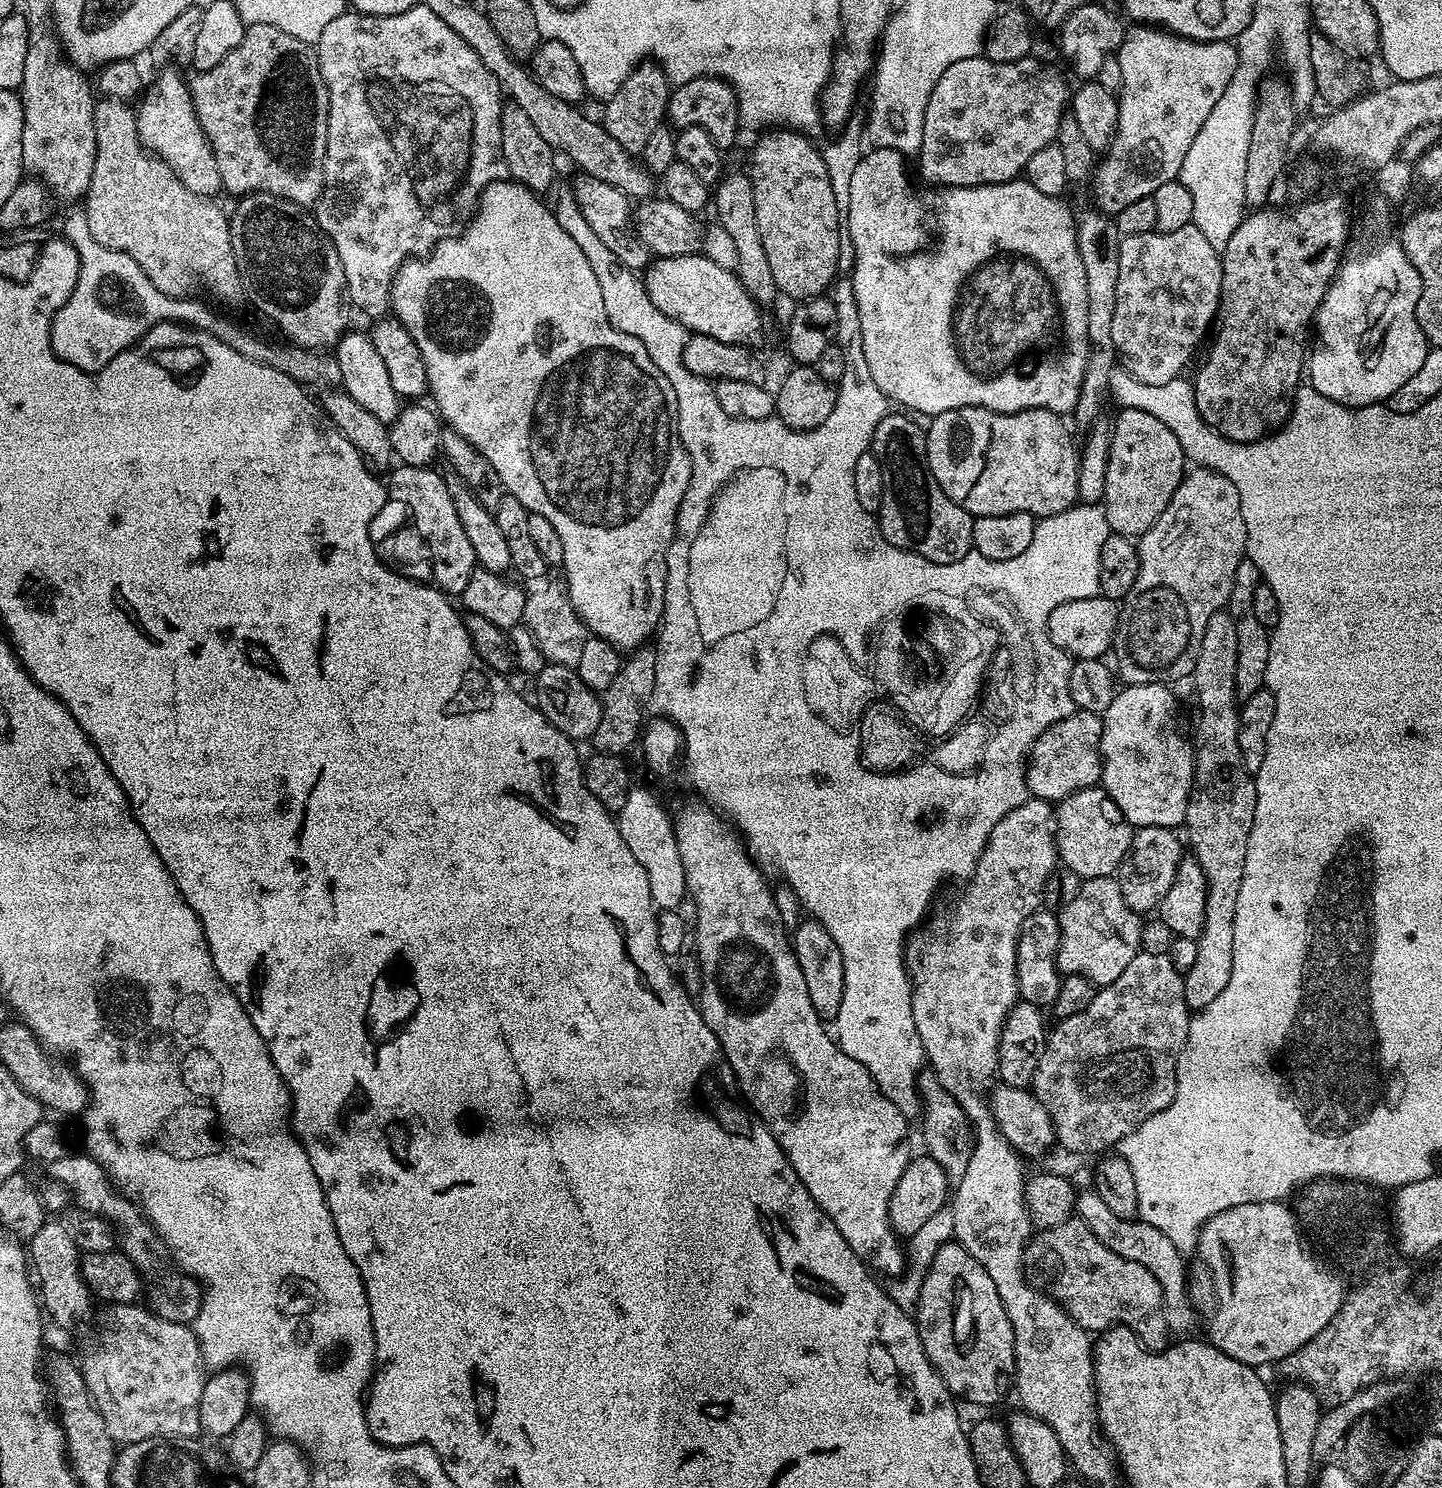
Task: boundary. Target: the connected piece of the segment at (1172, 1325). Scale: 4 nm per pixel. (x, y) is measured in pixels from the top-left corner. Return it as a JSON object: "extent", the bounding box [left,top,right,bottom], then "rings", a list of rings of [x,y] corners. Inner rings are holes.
{"extent":[1074,1190,1198,1334],"rings":[[[1095,1190],[1081,1191],[1077,1195],[1074,1212],[1094,1234],[1094,1238],[1098,1238],[1098,1242],[1102,1242],[1102,1246],[1114,1250],[1114,1254],[1118,1254],[1130,1262],[1138,1262],[1138,1266],[1146,1266],[1146,1270],[1150,1270],[1150,1274],[1154,1274],[1154,1278],[1158,1278],[1158,1286],[1162,1286],[1164,1295],[1164,1309],[1169,1333],[1184,1332],[1180,1334],[1188,1334],[1191,1333],[1188,1331],[1195,1324],[1197,1327],[1198,1313],[1192,1306],[1190,1272],[1189,1269],[1188,1272],[1184,1269],[1185,1257],[1176,1249],[1174,1242],[1170,1242],[1170,1238],[1166,1238],[1166,1234],[1162,1234],[1162,1230],[1145,1224],[1139,1218],[1135,1220],[1118,1218],[1118,1214],[1114,1214],[1114,1210],[1110,1210],[1110,1206],[1106,1206],[1106,1202],[1102,1202],[1102,1198]]]}

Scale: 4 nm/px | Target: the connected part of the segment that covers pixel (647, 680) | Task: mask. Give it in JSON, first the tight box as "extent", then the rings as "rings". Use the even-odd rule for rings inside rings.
{"extent":[590,646,656,756],"rings":[[[641,646],[632,656],[621,663],[614,682],[602,694],[600,705],[602,716],[598,718],[598,730],[590,738],[597,753],[605,752],[611,756],[624,756],[632,743],[637,743],[645,723],[644,711],[653,703],[656,694],[656,650],[652,646]],[[641,723],[641,724],[640,724]]]}

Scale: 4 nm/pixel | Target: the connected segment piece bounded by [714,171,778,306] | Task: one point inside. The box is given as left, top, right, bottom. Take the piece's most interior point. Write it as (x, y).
(733, 195)

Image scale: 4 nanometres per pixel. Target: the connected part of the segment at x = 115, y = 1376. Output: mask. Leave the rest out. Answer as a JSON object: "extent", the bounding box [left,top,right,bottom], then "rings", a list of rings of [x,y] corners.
{"extent":[82,1303,206,1445],"rings":[[[139,1303],[111,1305],[104,1316],[104,1333],[100,1341],[85,1350],[82,1373],[92,1401],[105,1419],[106,1430],[117,1445],[133,1444],[159,1436],[199,1437],[202,1432],[200,1395],[206,1372],[202,1367],[196,1333],[189,1325],[166,1322],[166,1318],[158,1318],[155,1311],[148,1309],[147,1312],[140,1307]]]}

